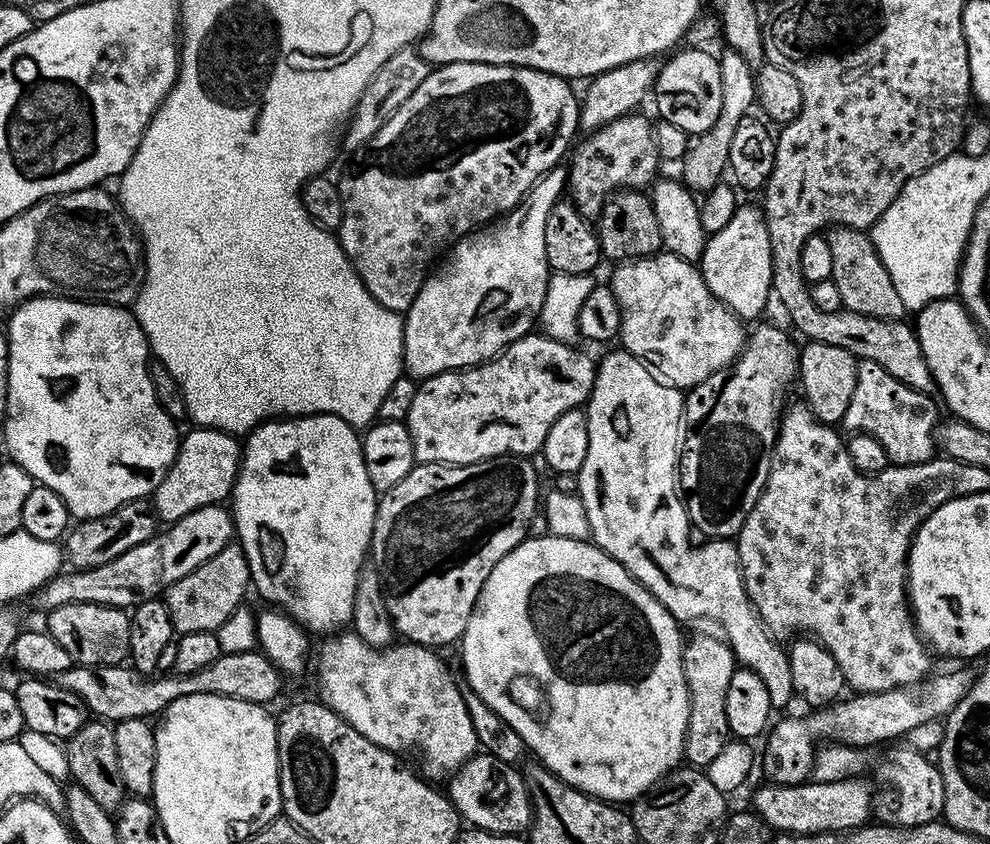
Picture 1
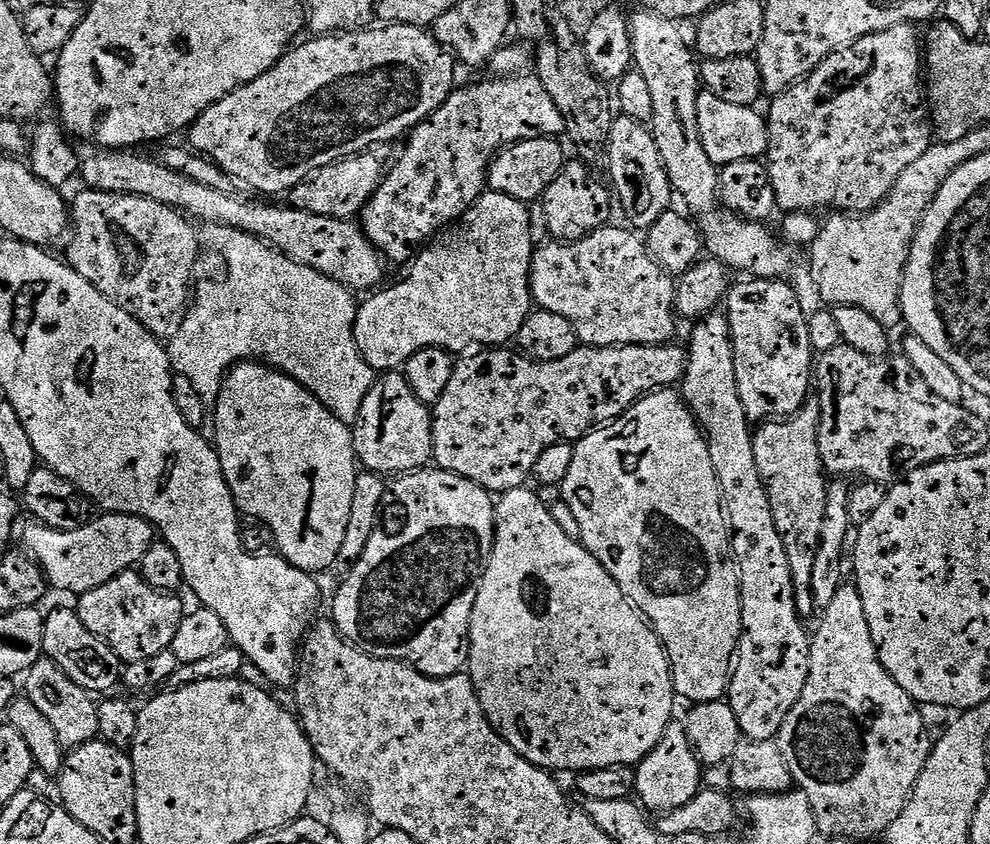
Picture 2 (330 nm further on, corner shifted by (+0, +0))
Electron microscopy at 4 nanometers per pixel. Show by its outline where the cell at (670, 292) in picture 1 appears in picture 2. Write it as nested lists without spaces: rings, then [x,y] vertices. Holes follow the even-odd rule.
[[[605,226],[596,232],[591,232],[586,238],[573,240],[571,242],[548,242],[544,249],[537,251],[532,257],[532,299],[537,309],[549,312],[550,314],[562,314],[570,326],[574,326],[574,334],[581,345],[589,348],[614,348],[621,344],[666,344],[673,339],[676,332],[678,315],[676,311],[676,288],[677,281],[666,272],[655,258],[648,251],[647,243],[640,240],[635,231],[624,228],[612,228]]]

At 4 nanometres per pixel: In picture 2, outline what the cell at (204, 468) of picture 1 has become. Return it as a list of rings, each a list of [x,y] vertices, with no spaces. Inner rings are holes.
[[[100,514],[78,530],[63,532],[39,522],[29,523],[24,544],[29,556],[39,564],[49,585],[60,592],[89,592],[123,572],[133,571],[154,542],[154,529],[140,516]]]

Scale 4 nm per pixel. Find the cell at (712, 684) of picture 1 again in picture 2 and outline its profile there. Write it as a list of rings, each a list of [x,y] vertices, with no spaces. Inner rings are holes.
[[[683,723],[669,724],[658,746],[654,746],[654,750],[650,750],[650,754],[646,754],[646,758],[635,765],[635,769],[635,799],[652,814],[678,810],[678,806],[686,806],[686,802],[690,802],[690,798],[702,790],[702,765],[692,749],[687,727]]]

